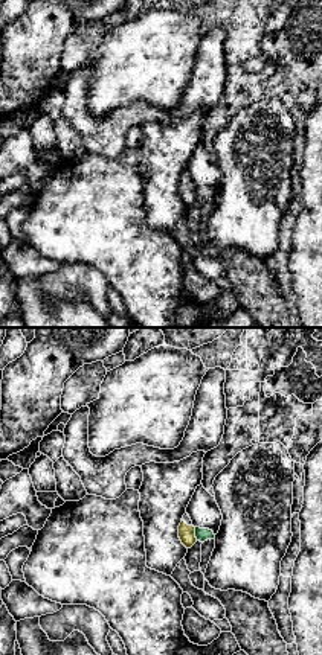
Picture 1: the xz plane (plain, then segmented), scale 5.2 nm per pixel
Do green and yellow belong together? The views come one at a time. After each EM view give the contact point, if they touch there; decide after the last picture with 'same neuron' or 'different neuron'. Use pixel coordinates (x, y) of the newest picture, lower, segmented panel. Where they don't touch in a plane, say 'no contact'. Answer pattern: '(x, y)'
(196, 533)

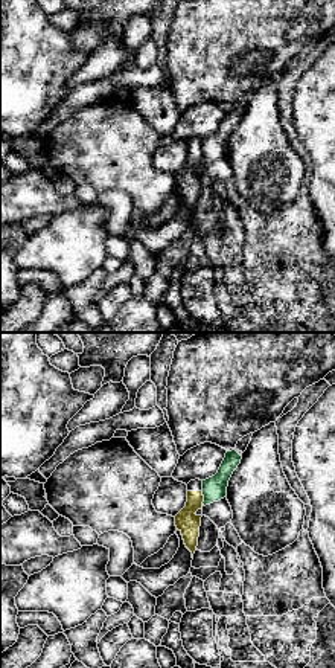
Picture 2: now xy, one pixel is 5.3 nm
(204, 497)

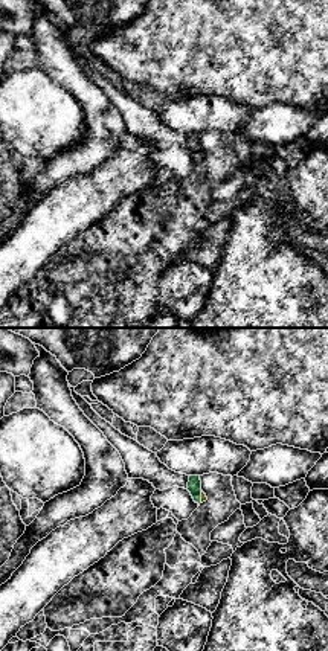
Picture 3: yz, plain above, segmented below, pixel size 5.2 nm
(200, 499)

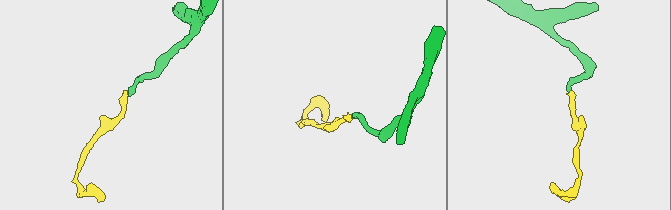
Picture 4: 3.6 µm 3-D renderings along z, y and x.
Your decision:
different neuron

